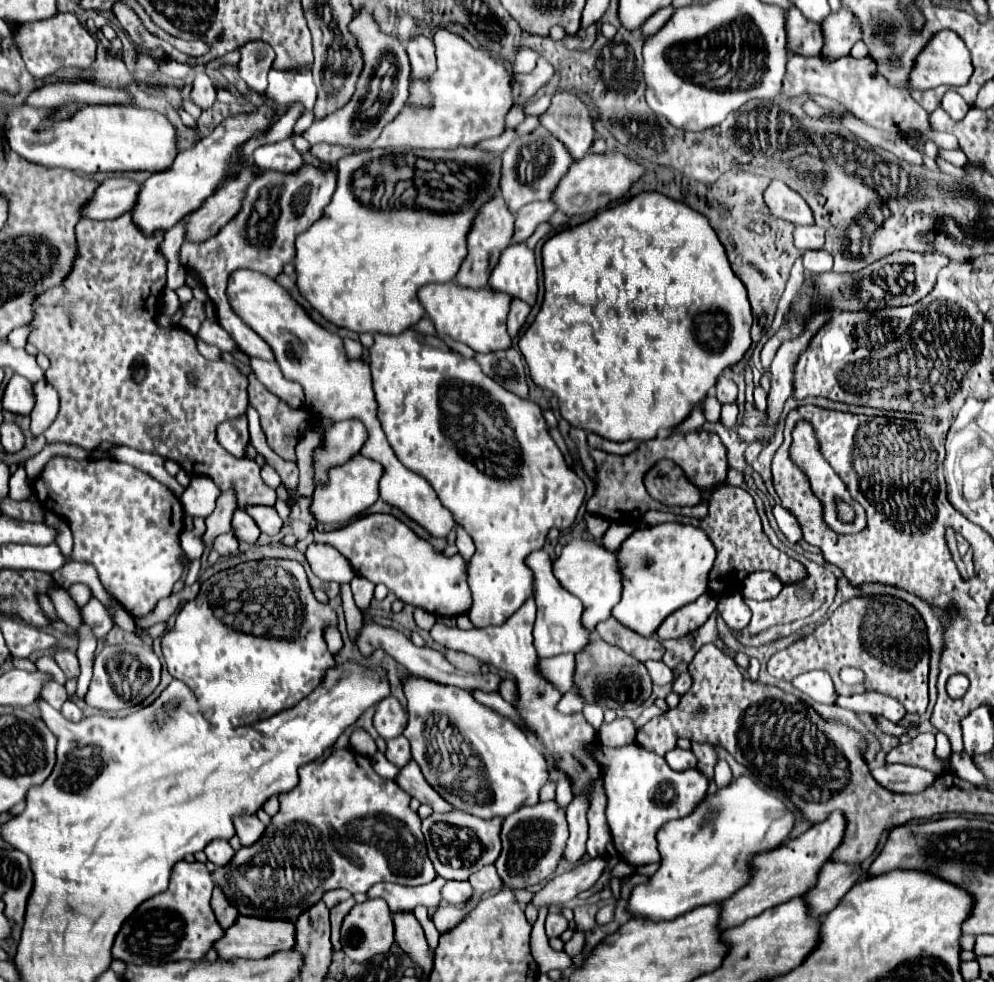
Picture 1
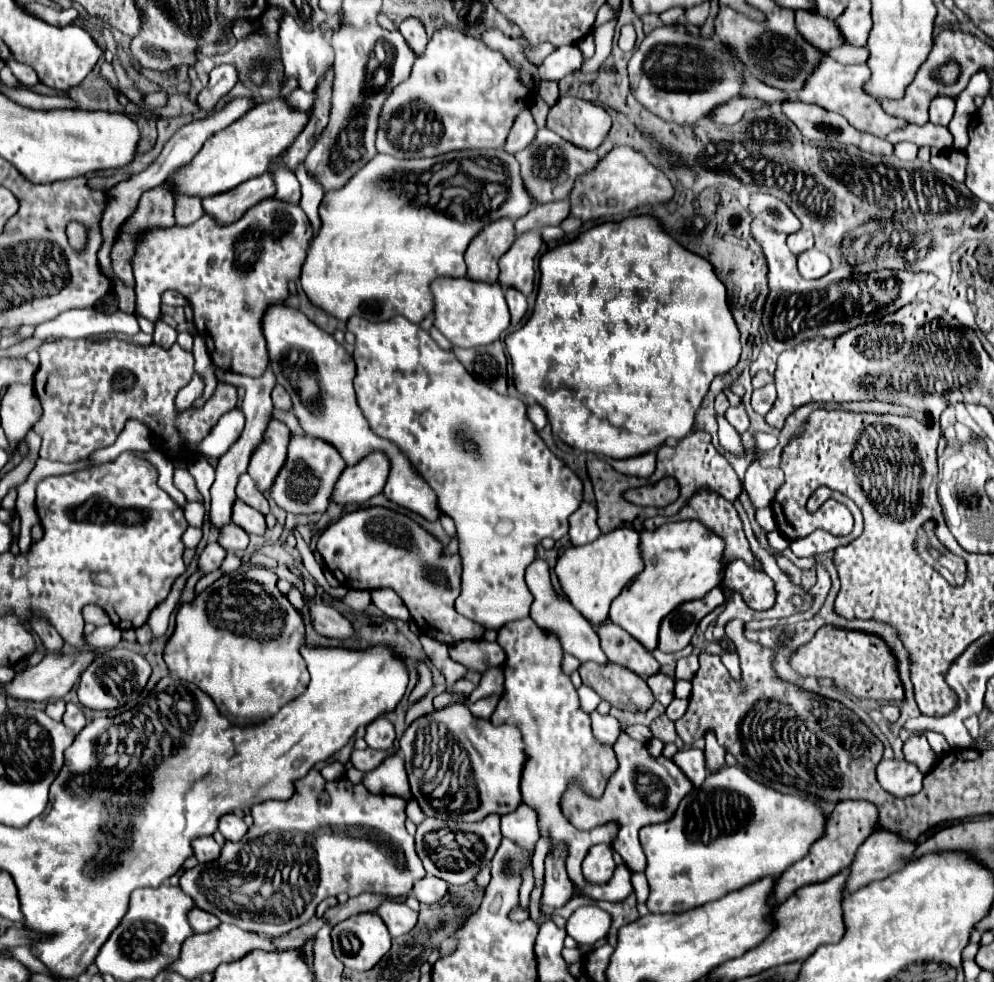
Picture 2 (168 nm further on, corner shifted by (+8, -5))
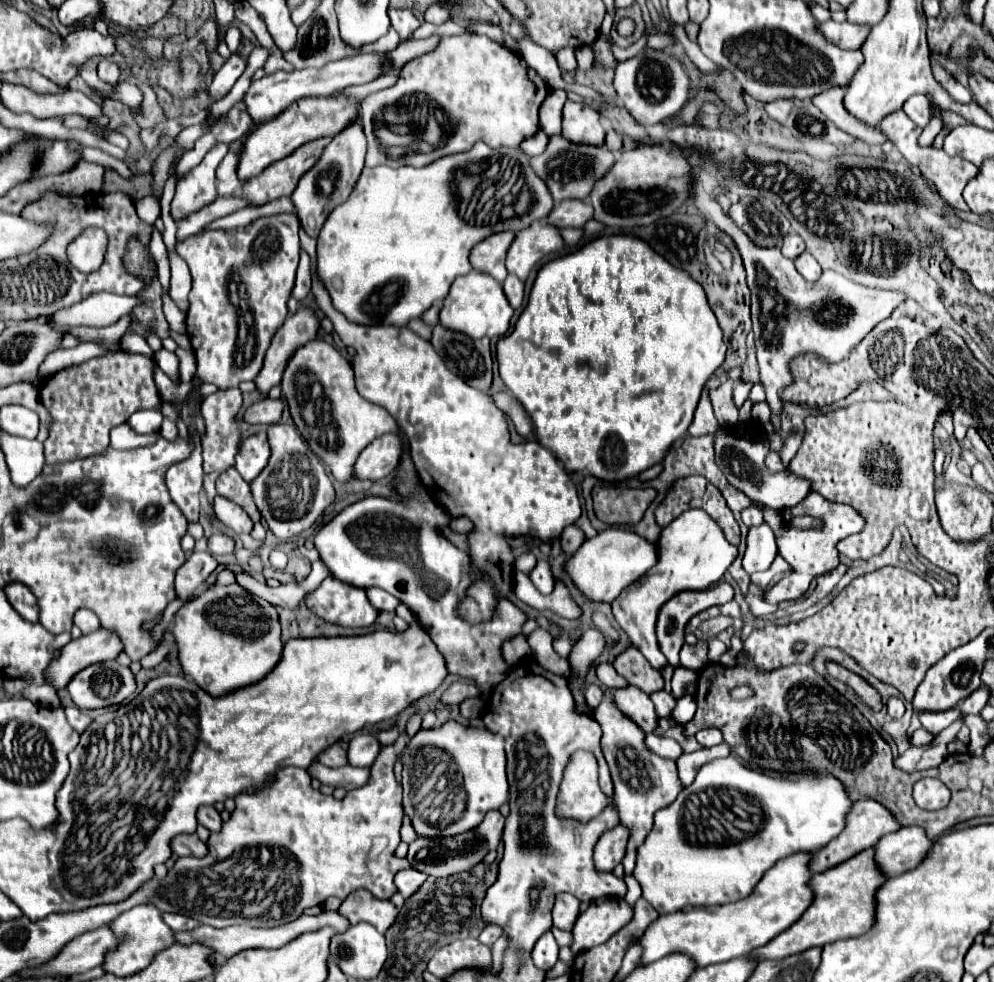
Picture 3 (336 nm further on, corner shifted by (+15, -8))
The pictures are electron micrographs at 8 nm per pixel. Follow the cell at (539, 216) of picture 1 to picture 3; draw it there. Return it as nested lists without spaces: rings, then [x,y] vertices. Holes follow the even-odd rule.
[[[566,199],[558,203],[548,215],[548,223],[564,229],[564,227],[584,227],[592,219],[592,205],[580,199]]]

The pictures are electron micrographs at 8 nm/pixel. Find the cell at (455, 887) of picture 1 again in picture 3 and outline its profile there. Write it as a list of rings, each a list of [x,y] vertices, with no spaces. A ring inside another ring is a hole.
[[[404,869],[404,871],[398,871],[396,875],[394,875],[394,883],[396,883],[396,889],[402,893],[402,897],[410,897],[422,883],[424,883],[424,879],[426,879],[426,875],[424,873],[420,873],[420,871],[416,871],[416,869]]]

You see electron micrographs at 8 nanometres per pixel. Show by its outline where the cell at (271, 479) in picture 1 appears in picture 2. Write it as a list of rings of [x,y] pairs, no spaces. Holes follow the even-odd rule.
[[[271,420],[265,432],[265,440],[253,452],[247,472],[261,492],[267,492],[271,488],[271,484],[275,482],[275,476],[279,474],[279,468],[283,468],[287,460],[289,438],[291,438],[291,432],[285,426],[285,422]]]

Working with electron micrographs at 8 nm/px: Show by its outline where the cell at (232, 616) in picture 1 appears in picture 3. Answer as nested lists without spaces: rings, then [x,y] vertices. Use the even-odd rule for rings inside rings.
[[[240,585],[212,587],[192,599],[176,613],[172,629],[178,645],[178,659],[206,693],[220,697],[264,679],[282,655],[280,621],[276,609],[264,599],[242,591]]]

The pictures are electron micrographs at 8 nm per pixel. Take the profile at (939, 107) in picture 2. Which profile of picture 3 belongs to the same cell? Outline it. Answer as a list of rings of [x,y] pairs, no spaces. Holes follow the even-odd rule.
[[[912,95],[912,99],[908,99],[902,107],[902,111],[918,125],[924,127],[930,121],[930,103],[924,95]]]

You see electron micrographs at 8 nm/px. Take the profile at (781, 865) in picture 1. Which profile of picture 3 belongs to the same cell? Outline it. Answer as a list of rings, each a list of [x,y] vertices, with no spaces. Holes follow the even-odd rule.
[[[864,799],[864,801],[856,801],[856,805],[852,807],[850,815],[848,815],[848,823],[846,823],[846,829],[836,837],[832,839],[832,843],[828,843],[826,847],[822,847],[820,851],[814,853],[812,861],[810,861],[810,869],[812,873],[822,873],[846,859],[850,859],[852,855],[868,849],[868,847],[874,847],[878,843],[880,837],[892,833],[892,831],[898,831],[900,829],[900,823],[896,821],[896,817],[878,801],[874,799]]]

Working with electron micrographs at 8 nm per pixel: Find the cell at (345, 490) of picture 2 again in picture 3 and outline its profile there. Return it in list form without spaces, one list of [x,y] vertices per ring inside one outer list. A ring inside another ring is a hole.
[[[396,433],[382,435],[374,439],[358,457],[354,465],[354,473],[362,481],[378,481],[390,475],[400,463],[402,441]]]

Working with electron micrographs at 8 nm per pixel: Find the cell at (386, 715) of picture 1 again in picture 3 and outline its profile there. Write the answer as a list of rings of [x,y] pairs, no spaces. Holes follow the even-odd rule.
[[[358,733],[348,743],[348,765],[350,767],[370,767],[378,757],[380,743],[370,733]]]

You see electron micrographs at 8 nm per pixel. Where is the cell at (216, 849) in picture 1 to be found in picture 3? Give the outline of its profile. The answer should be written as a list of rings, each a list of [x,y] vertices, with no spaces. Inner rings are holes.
[[[196,833],[176,835],[176,837],[172,839],[170,847],[172,847],[172,853],[178,855],[178,857],[184,857],[184,855],[202,857],[202,855],[206,855],[206,843],[202,843]]]

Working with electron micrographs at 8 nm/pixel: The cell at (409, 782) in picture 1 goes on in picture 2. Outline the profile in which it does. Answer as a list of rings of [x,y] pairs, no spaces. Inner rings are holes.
[[[401,754],[387,758],[379,768],[367,772],[363,784],[367,786],[369,792],[391,792],[395,796],[401,796],[407,802],[413,800],[413,792],[409,788]]]

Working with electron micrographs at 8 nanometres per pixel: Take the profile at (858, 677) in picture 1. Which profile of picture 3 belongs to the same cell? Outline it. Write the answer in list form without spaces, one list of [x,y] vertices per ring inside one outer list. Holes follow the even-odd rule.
[[[890,697],[890,701],[887,702],[886,706],[890,717],[900,719],[900,717],[904,715],[904,703],[902,703],[898,697]]]

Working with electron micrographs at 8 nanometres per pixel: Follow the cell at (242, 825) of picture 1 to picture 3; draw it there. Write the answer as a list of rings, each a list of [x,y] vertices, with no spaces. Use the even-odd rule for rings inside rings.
[[[208,805],[208,807],[200,807],[200,811],[196,813],[196,819],[198,819],[200,825],[204,825],[204,827],[210,829],[210,831],[220,831],[220,827],[222,827],[220,813],[218,813],[212,805]]]

